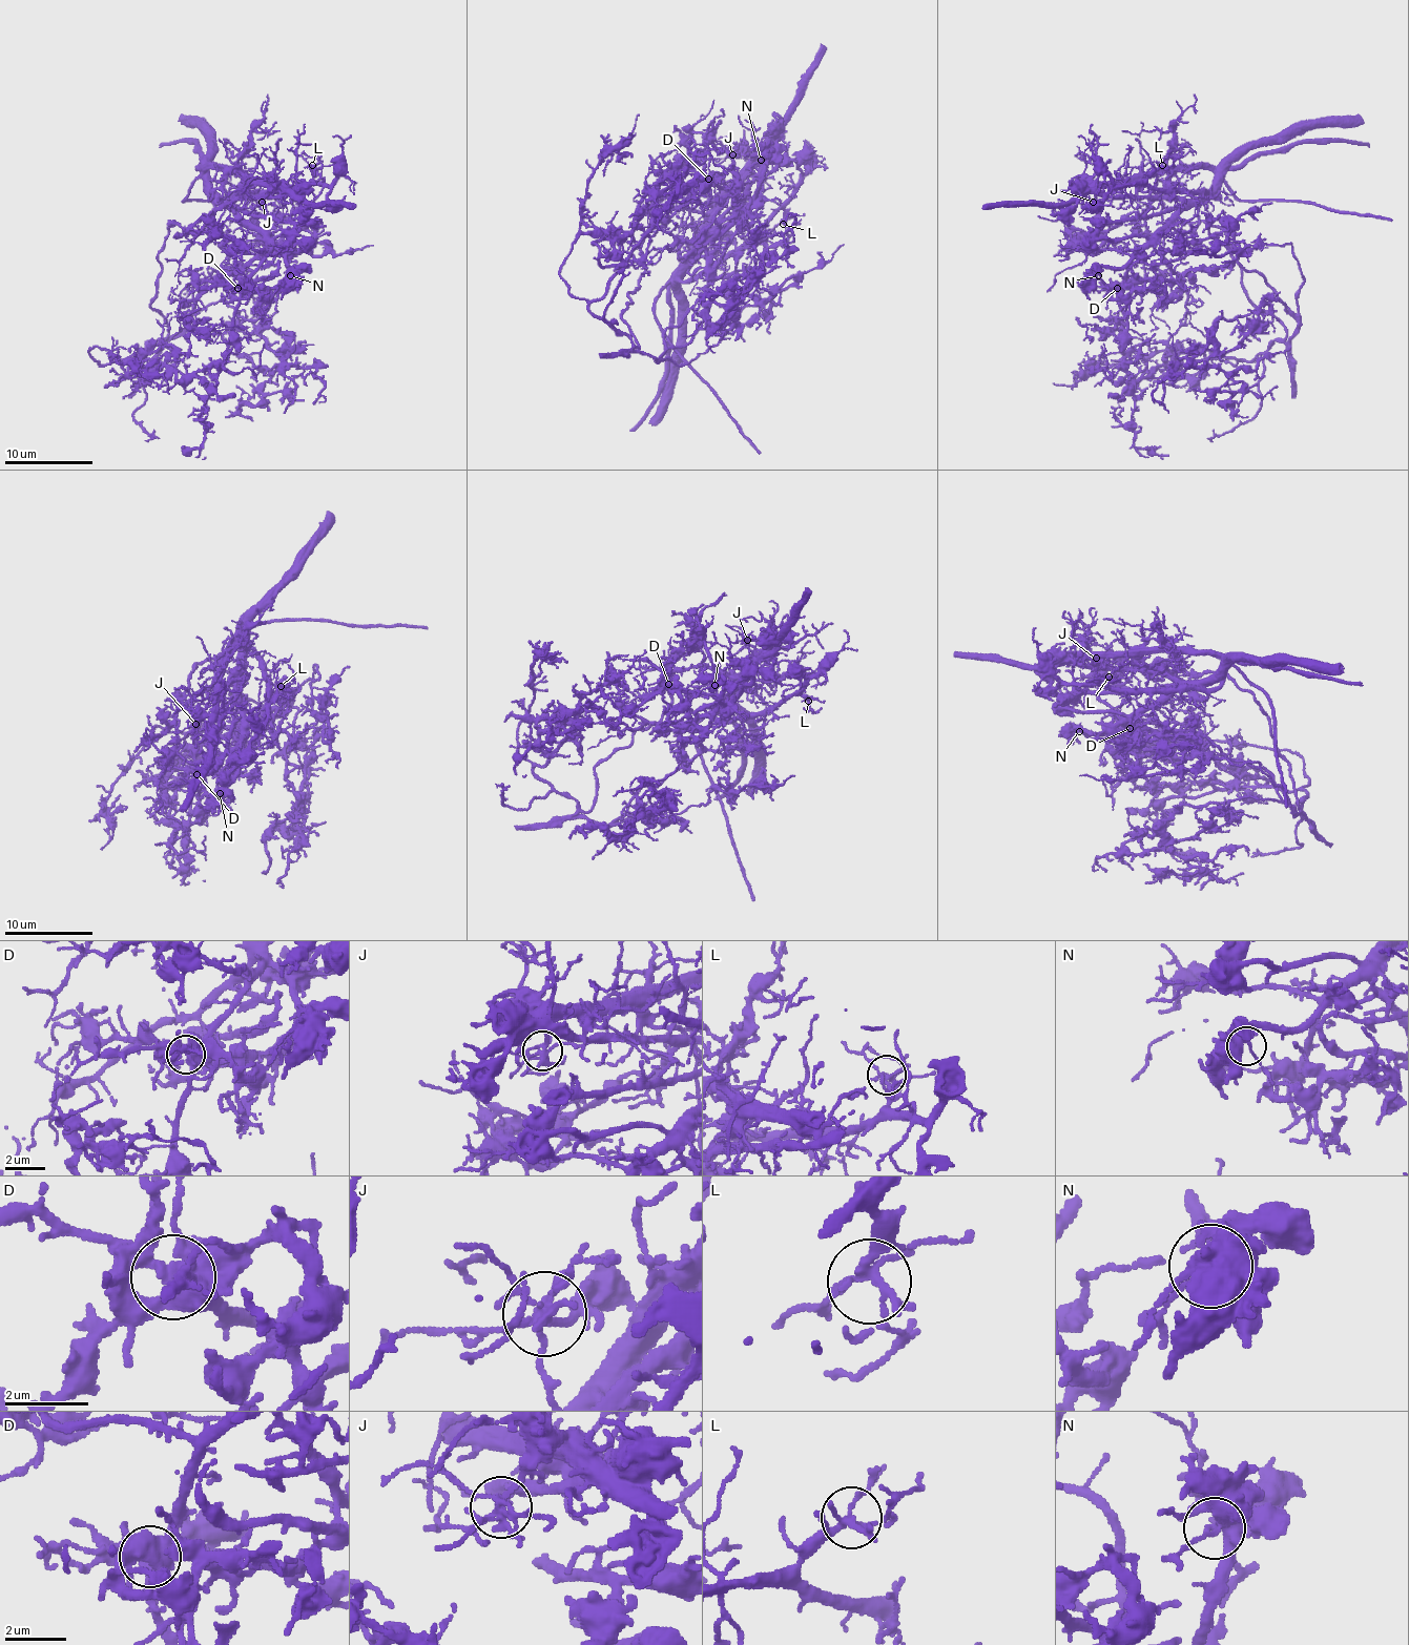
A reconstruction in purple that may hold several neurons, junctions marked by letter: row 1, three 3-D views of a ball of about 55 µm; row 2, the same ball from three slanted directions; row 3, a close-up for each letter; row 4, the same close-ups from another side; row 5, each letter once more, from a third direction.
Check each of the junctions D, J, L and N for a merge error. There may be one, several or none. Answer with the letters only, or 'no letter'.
D, J

